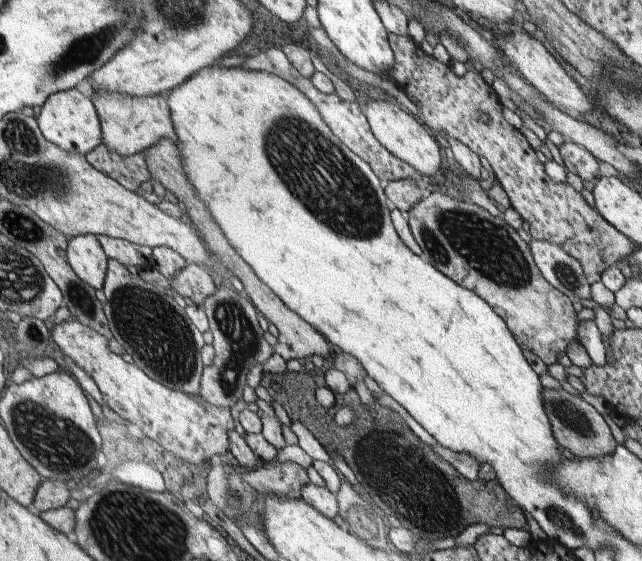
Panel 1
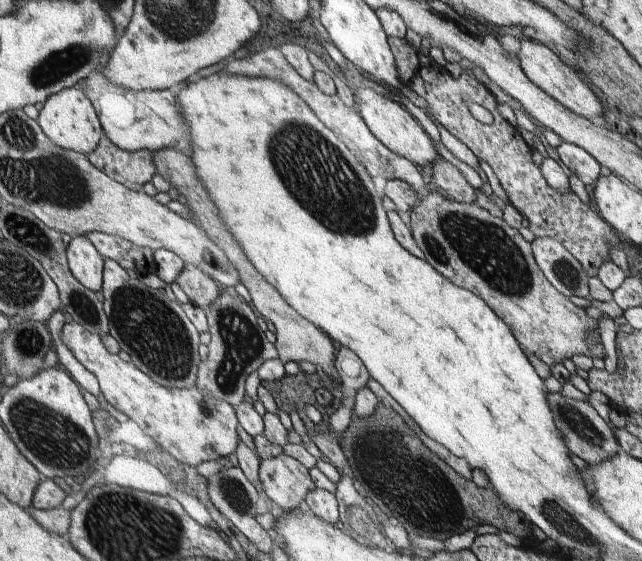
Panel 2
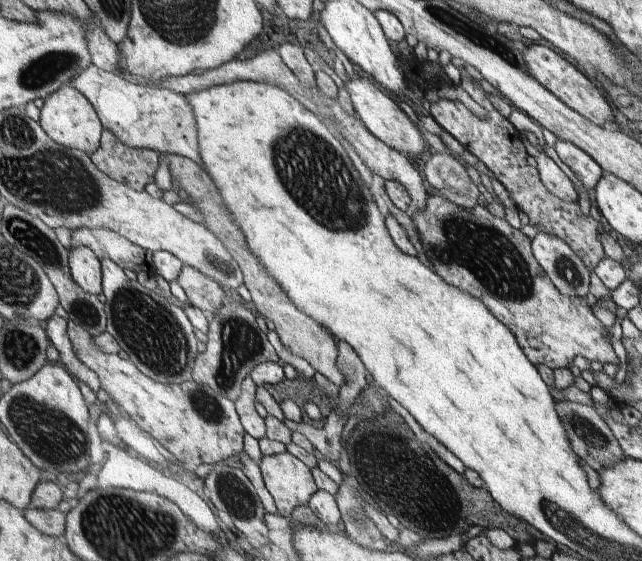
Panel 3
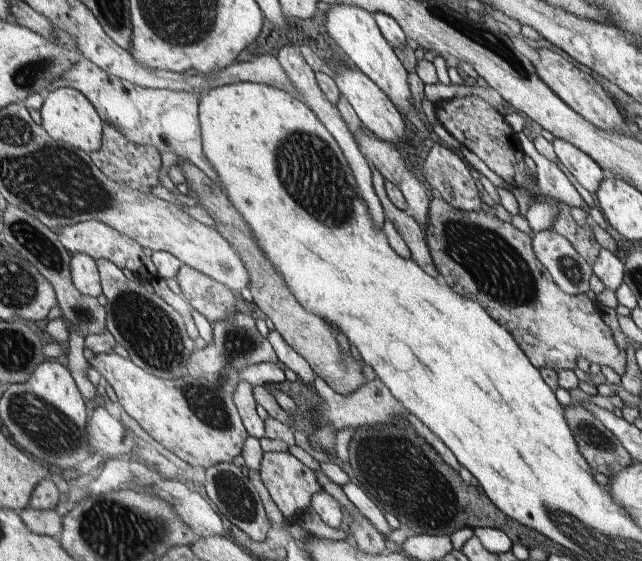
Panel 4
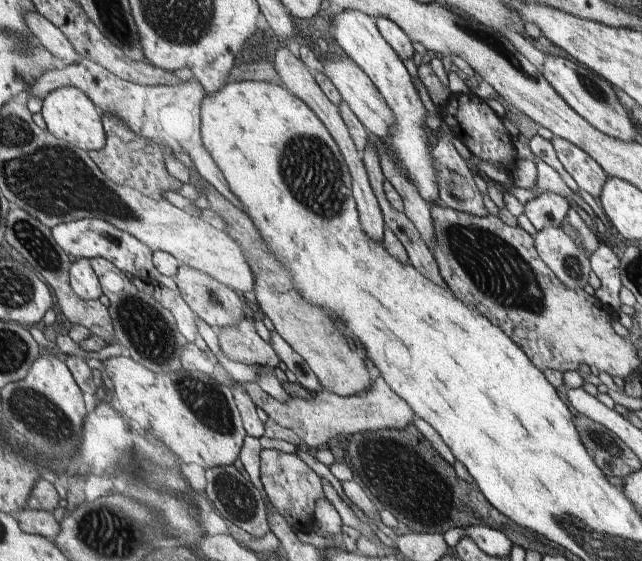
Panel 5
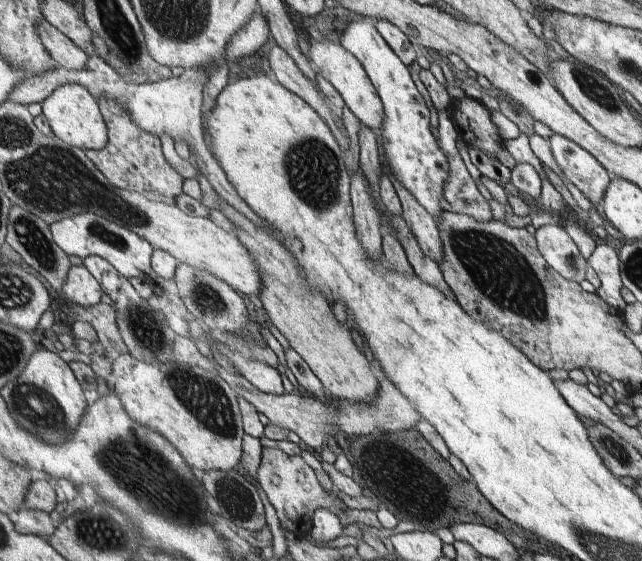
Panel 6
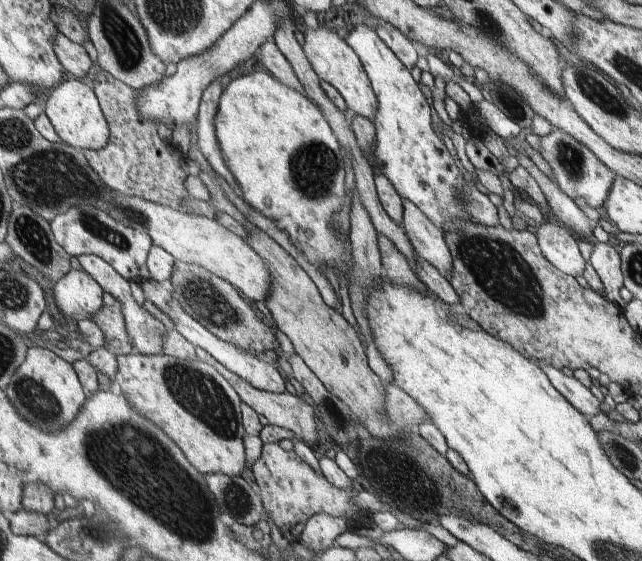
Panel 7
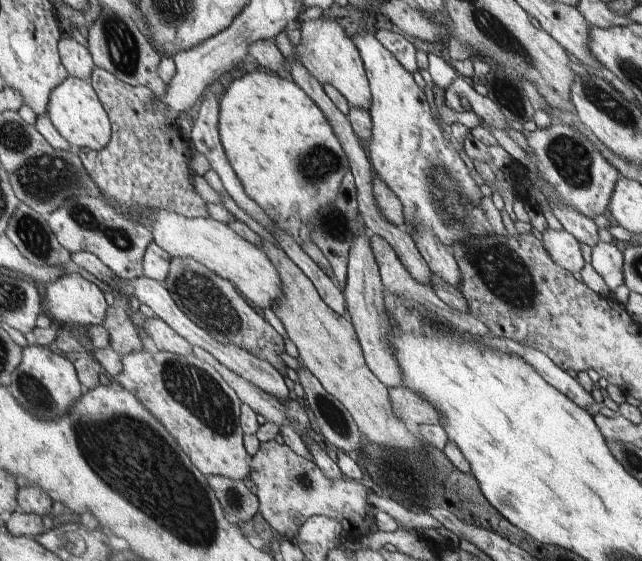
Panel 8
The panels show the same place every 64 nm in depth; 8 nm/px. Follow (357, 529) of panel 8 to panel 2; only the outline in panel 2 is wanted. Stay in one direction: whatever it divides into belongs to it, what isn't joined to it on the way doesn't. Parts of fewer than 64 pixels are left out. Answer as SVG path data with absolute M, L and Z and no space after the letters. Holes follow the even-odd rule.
M284 454L261 460L258 478L263 494L274 502L279 512L302 506L306 495L315 488L309 469Z

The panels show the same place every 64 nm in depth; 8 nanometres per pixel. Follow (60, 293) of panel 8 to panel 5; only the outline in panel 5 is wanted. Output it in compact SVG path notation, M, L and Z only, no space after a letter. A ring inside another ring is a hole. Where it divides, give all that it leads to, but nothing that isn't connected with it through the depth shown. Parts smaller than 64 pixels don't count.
M88 258L73 259L69 268L69 282L74 294L82 300L96 300L102 296L101 280L94 272L93 264Z

